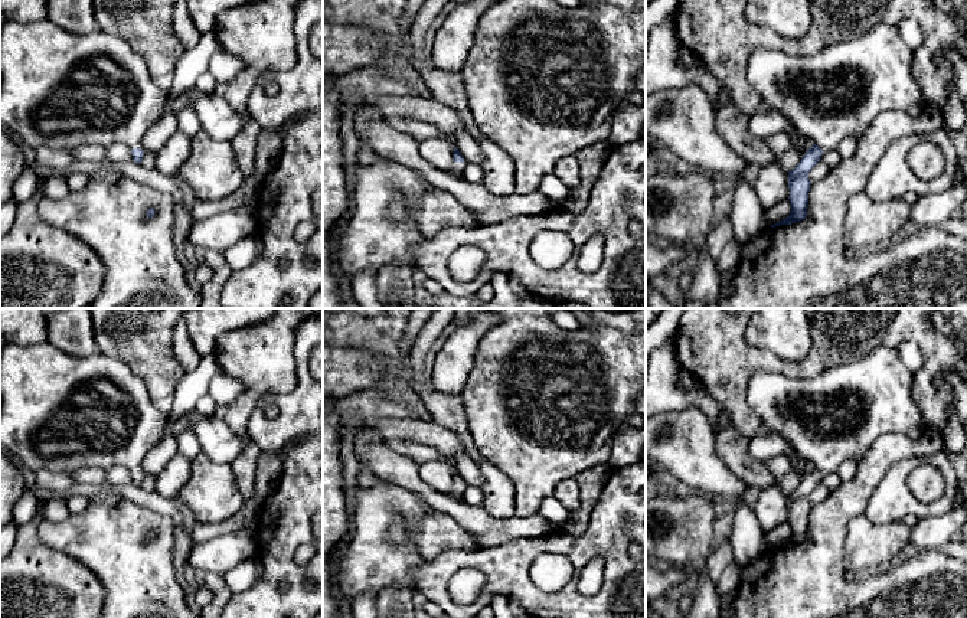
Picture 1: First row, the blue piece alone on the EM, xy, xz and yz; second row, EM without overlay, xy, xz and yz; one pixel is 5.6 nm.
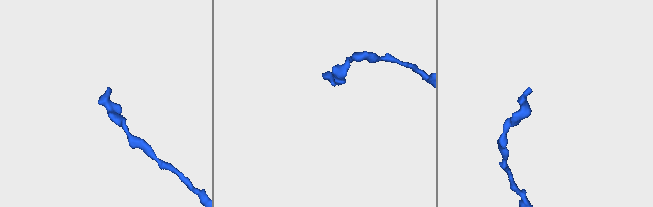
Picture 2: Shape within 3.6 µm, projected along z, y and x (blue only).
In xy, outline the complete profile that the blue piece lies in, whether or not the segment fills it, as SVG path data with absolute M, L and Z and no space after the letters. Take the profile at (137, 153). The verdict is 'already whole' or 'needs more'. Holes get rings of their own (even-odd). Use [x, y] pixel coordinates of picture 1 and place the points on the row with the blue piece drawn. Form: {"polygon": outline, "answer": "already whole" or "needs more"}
{"polygon": "M49 19L4 23L0 75L0 127L33 148L68 153L82 145L121 143L141 163L143 137L163 117L169 101L144 59L122 37L102 30L68 33Z", "answer": "needs more"}

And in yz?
{"polygon": "M879 24L862 37L829 45L813 55L790 55L778 49L752 50L747 79L771 111L787 115L813 141L800 163L788 171L790 215L771 225L791 225L807 216L810 170L826 150L836 150L846 137L860 137L885 111L902 111L917 118L928 107L912 76L914 49L902 39L898 24Z", "answer": "needs more"}

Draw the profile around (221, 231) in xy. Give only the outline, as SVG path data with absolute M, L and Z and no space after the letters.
M257 205L216 213L208 219L193 220L187 242L200 252L205 249L226 251L241 239L258 233Z

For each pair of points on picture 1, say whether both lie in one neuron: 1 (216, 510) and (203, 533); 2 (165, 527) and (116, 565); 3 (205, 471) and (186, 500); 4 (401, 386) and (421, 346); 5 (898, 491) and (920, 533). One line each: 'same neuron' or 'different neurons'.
1: different neurons
2: same neuron
3: same neuron
4: different neurons
5: different neurons

